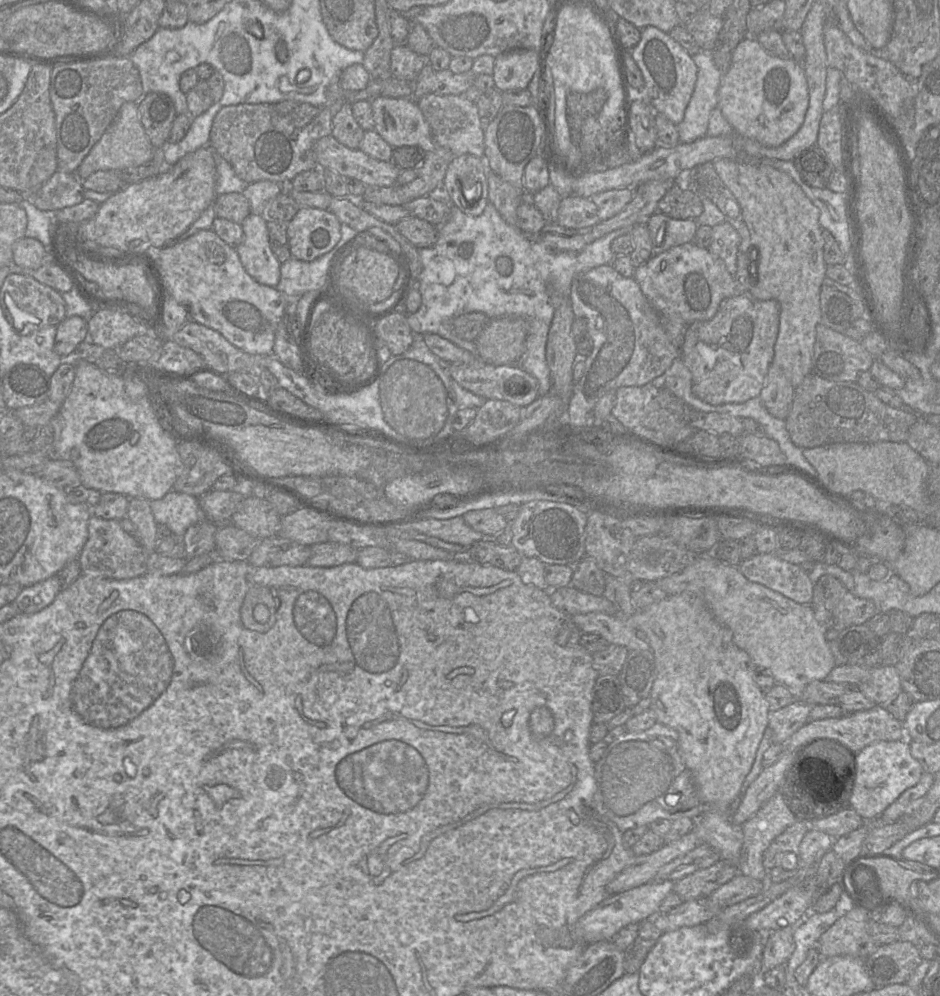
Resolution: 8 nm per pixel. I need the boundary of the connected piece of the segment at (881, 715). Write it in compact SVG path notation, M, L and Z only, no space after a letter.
M875 705L871 709L856 711L840 718L827 718L807 722L782 744L783 751L795 752L796 756L797 751L806 744L816 739L827 738L841 743L853 753L858 753L864 747L877 741L906 739L906 732L902 723L895 719L884 705Z

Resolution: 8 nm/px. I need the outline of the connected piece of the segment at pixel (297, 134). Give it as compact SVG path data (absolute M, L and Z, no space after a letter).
M283 100L275 103L242 103L222 107L216 114L210 146L228 161L247 184L270 180L288 185L300 172L319 168L313 153L315 142L332 131L332 114L327 106Z

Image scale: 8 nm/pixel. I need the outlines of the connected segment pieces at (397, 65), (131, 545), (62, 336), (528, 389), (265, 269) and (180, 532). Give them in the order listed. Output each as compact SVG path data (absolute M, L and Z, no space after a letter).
M396 44L391 51L391 74L397 79L414 83L427 63L427 56L414 52L406 44Z
M91 516L88 522L88 538L83 546L78 560L81 564L81 574L92 578L107 578L128 580L147 573L149 554L141 543L126 533L118 520L105 520Z
M80 316L66 317L57 326L54 352L61 358L67 358L84 341L88 341L87 322Z
M475 357L469 364L451 364L446 367L450 377L462 388L487 400L502 400L518 407L526 407L539 397L537 379L519 365L494 366Z
M250 213L241 226L244 237L236 250L245 271L258 283L276 287L281 263L271 249L266 218Z
M175 490L161 499L150 500L149 505L156 523L167 526L178 536L184 537L190 526L207 520L199 498Z

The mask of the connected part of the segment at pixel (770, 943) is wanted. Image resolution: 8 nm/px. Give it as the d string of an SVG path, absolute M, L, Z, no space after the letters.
M790 926L764 935L760 975L776 966L785 966L795 950L792 932L793 927Z

